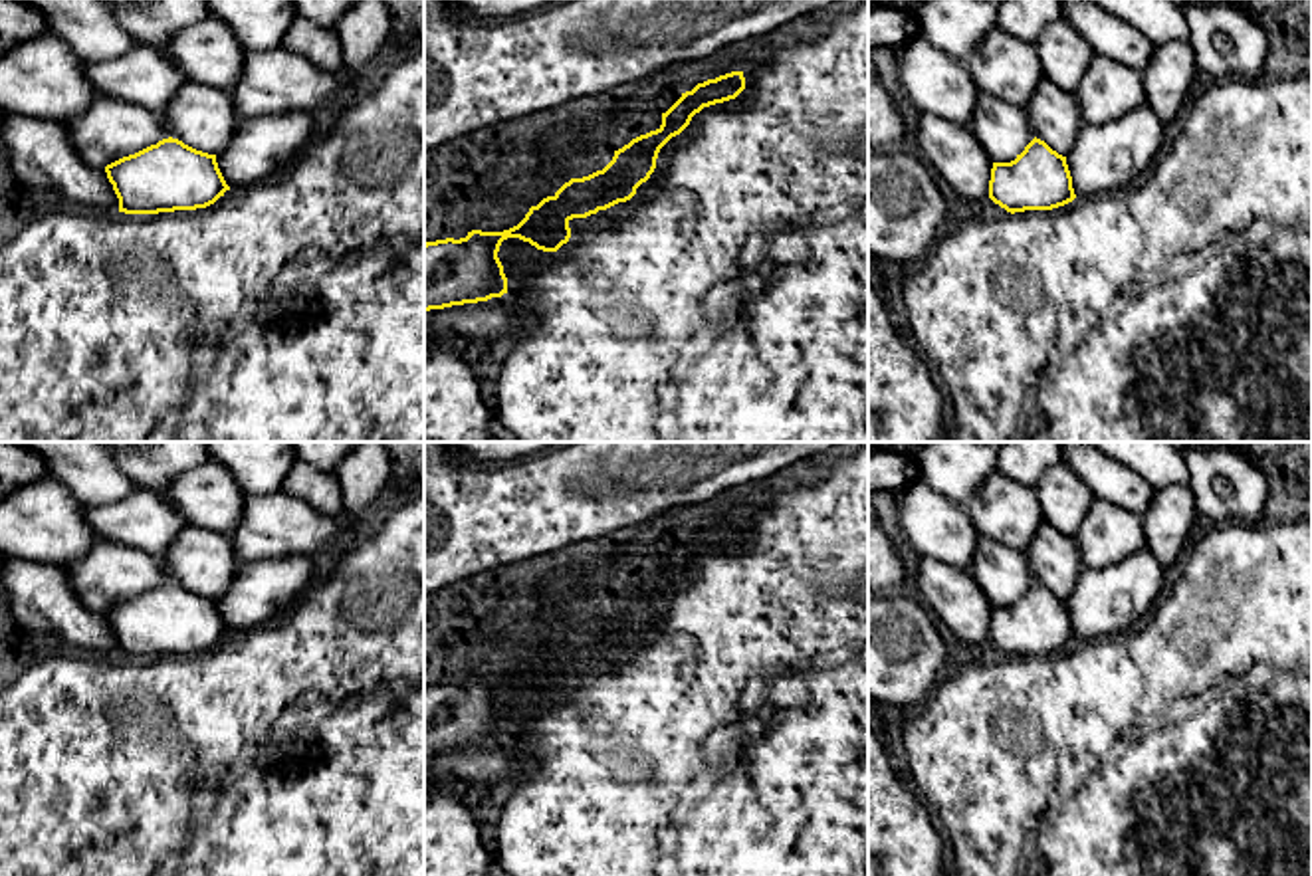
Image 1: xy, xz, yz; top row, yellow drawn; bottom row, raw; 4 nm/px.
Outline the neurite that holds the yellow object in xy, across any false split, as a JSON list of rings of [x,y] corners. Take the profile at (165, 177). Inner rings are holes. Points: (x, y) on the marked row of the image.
[[[172,137],[107,164],[105,172],[125,214],[206,208],[230,190],[216,155]]]

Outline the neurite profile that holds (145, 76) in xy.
[[[137,44],[109,61],[85,63],[85,71],[101,97],[127,101],[155,113],[161,113],[186,83],[176,61],[151,44]]]

